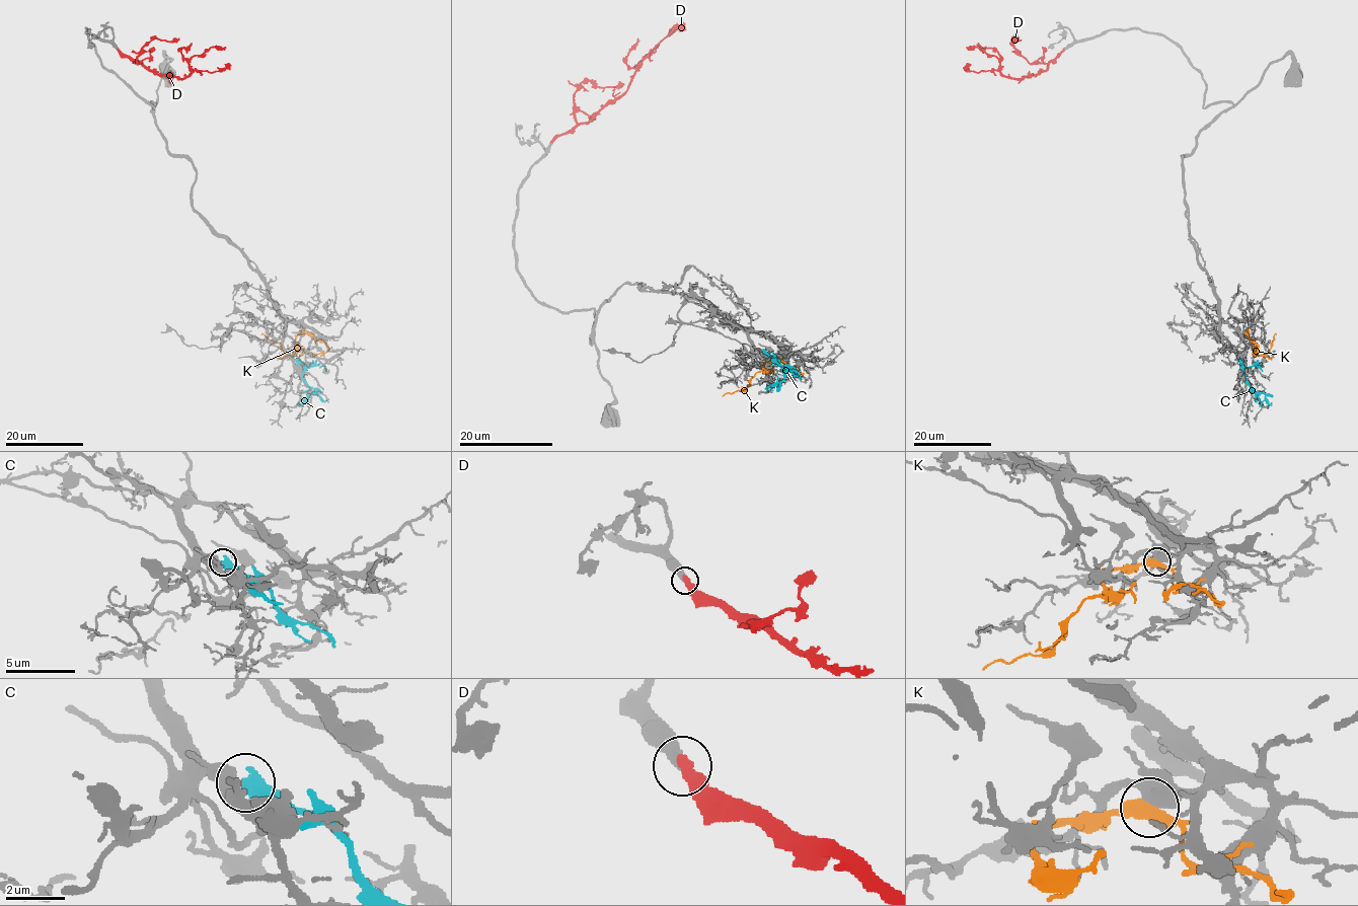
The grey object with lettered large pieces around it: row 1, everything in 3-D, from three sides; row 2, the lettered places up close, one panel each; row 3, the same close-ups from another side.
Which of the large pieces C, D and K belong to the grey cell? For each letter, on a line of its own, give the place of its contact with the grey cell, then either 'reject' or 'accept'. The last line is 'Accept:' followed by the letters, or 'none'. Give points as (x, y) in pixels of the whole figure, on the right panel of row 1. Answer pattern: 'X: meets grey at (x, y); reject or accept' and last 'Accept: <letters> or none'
C: meets grey at (1238, 359); reject
D: meets grey at (1063, 50); accept
K: meets grey at (1246, 334); reject
Accept: D

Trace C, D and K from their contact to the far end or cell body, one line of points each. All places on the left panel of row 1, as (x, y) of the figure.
C: (295, 359), (305, 365), (302, 378), (314, 389), (299, 402)
D: (118, 50), (161, 74), (182, 78), (191, 72), (190, 60), (193, 57), (211, 47), (225, 47)
K: (310, 334), (298, 334), (296, 351), (290, 355), (260, 334)

